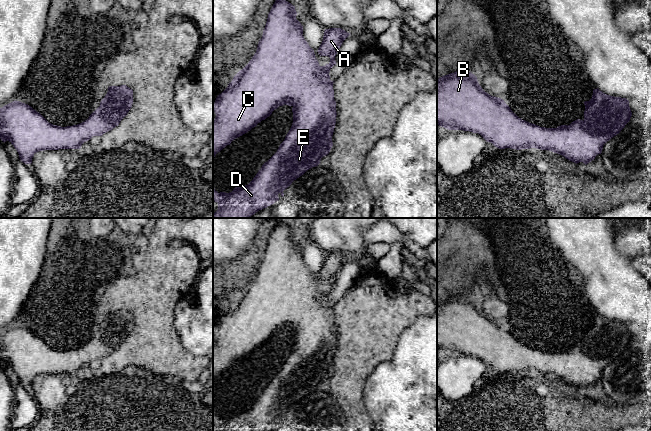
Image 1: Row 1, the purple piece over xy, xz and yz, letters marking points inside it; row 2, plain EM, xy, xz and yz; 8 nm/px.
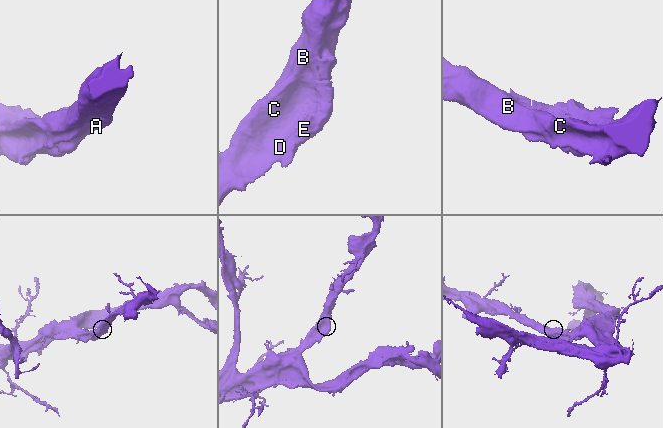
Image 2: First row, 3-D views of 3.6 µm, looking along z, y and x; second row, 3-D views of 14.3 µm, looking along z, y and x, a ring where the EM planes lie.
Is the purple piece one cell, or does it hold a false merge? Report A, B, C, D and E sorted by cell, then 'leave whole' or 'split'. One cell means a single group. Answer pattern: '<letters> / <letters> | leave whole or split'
A B C D E | leave whole

